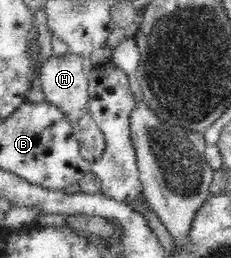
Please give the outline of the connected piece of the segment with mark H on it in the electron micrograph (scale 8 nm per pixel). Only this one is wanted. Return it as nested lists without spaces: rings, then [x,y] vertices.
[[[69,51],[65,55],[53,54],[39,72],[44,102],[56,106],[68,118],[72,132],[79,141],[80,153],[88,161],[98,161],[105,150],[105,136],[92,119],[89,108],[89,77],[93,68],[90,57],[76,56]]]

